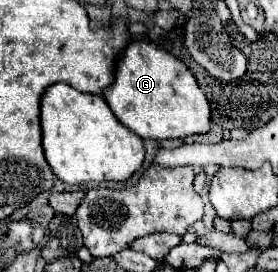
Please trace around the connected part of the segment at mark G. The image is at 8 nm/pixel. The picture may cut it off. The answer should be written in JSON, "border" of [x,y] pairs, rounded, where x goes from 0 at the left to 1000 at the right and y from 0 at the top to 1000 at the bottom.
{"border":[[[475,154],[417,243],[417,294],[374,338],[410,426],[504,507],[597,515],[741,493],[755,478],[755,375],[698,272],[655,221],[540,154]]]}

